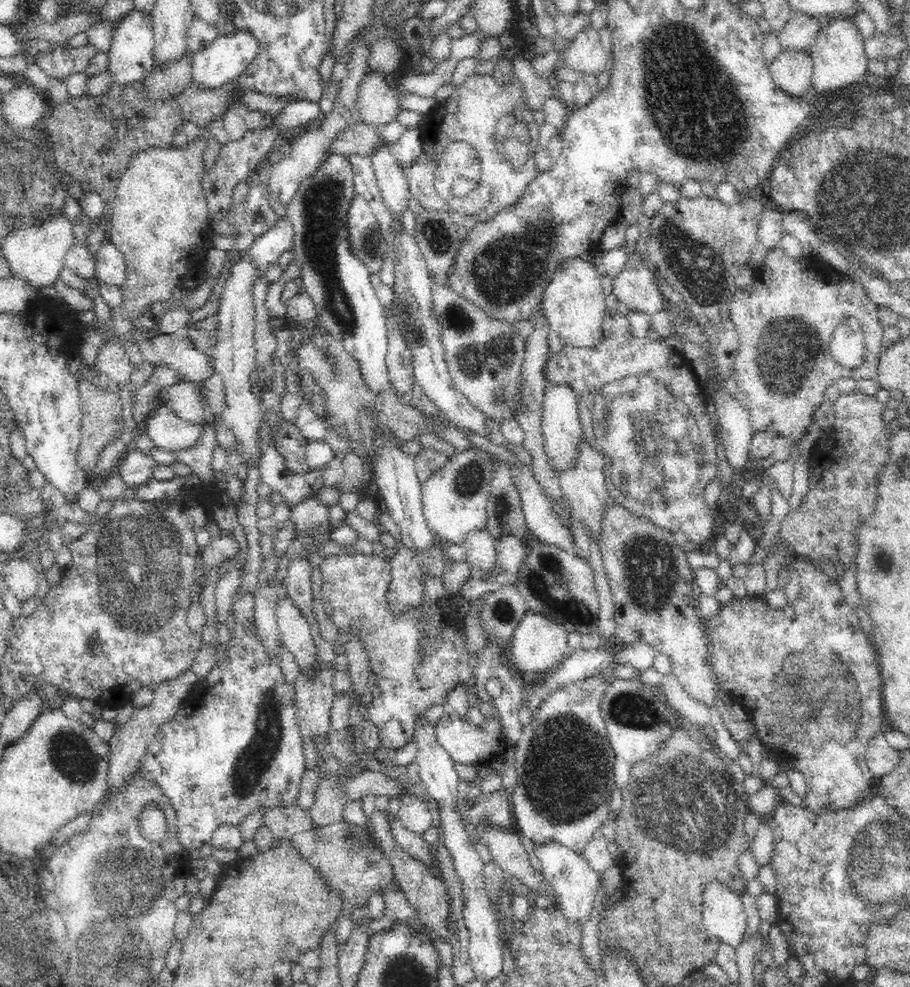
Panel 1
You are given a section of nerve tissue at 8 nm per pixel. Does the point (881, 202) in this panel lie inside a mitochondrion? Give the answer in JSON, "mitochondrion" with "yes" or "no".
{"mitochondrion":"yes"}

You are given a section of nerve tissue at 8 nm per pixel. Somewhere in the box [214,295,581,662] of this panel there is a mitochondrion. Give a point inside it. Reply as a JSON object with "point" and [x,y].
{"point":[486,360]}

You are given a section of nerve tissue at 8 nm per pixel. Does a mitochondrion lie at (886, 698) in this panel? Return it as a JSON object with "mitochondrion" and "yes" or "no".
{"mitochondrion":"no"}

